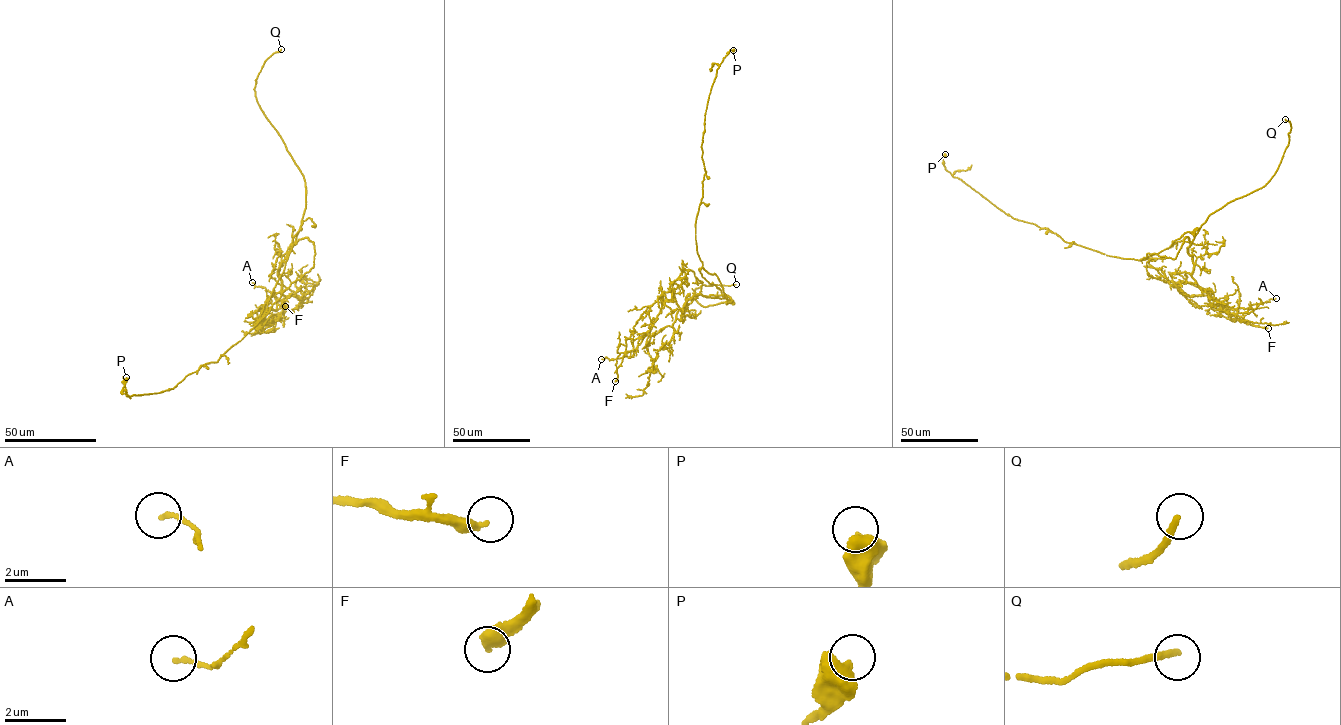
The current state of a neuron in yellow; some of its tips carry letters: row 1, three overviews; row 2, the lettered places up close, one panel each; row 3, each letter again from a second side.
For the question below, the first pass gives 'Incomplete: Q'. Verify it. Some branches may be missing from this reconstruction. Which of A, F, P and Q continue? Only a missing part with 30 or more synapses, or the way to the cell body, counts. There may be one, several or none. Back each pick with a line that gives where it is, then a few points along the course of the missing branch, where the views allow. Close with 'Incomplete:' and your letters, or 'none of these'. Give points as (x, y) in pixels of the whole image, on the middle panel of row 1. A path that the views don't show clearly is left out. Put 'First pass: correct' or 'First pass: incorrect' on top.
First pass: correct
Q: place (736, 284); course (736, 284), (749, 282), (780, 284), (808, 276)
Incomplete: Q

